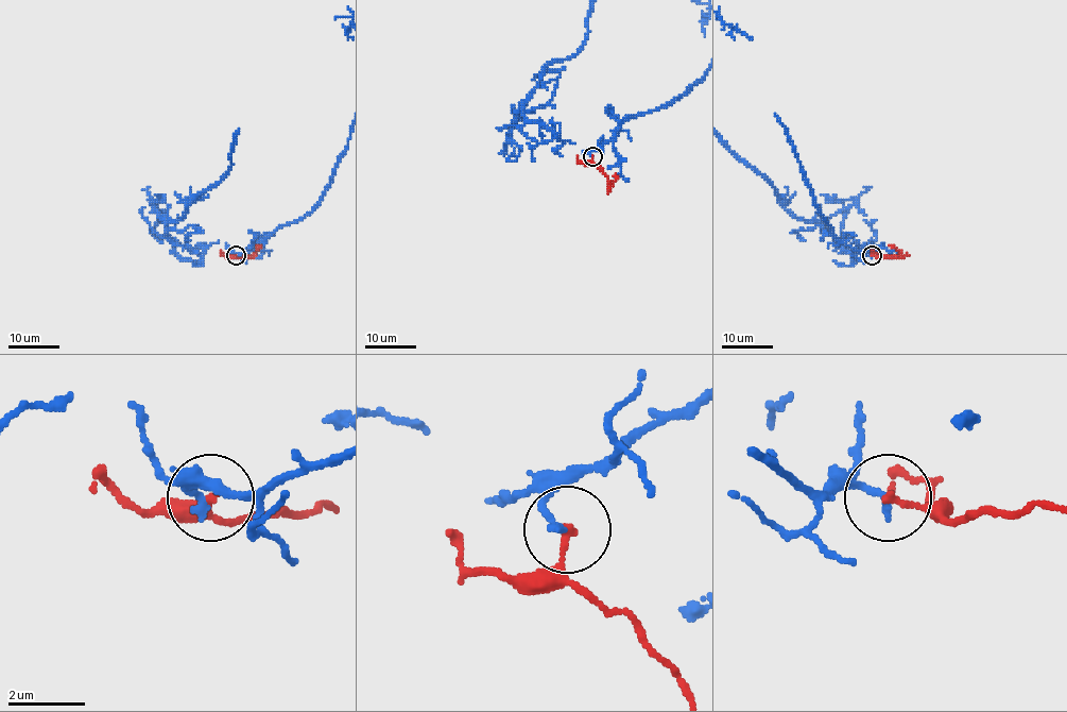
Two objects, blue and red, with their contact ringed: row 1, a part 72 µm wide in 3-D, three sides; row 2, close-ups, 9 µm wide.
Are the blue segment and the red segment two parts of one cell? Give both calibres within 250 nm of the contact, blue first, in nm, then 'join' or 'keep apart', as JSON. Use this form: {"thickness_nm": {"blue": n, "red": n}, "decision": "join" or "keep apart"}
{"thickness_nm": {"blue": 200, "red": 170}, "decision": "keep apart"}

